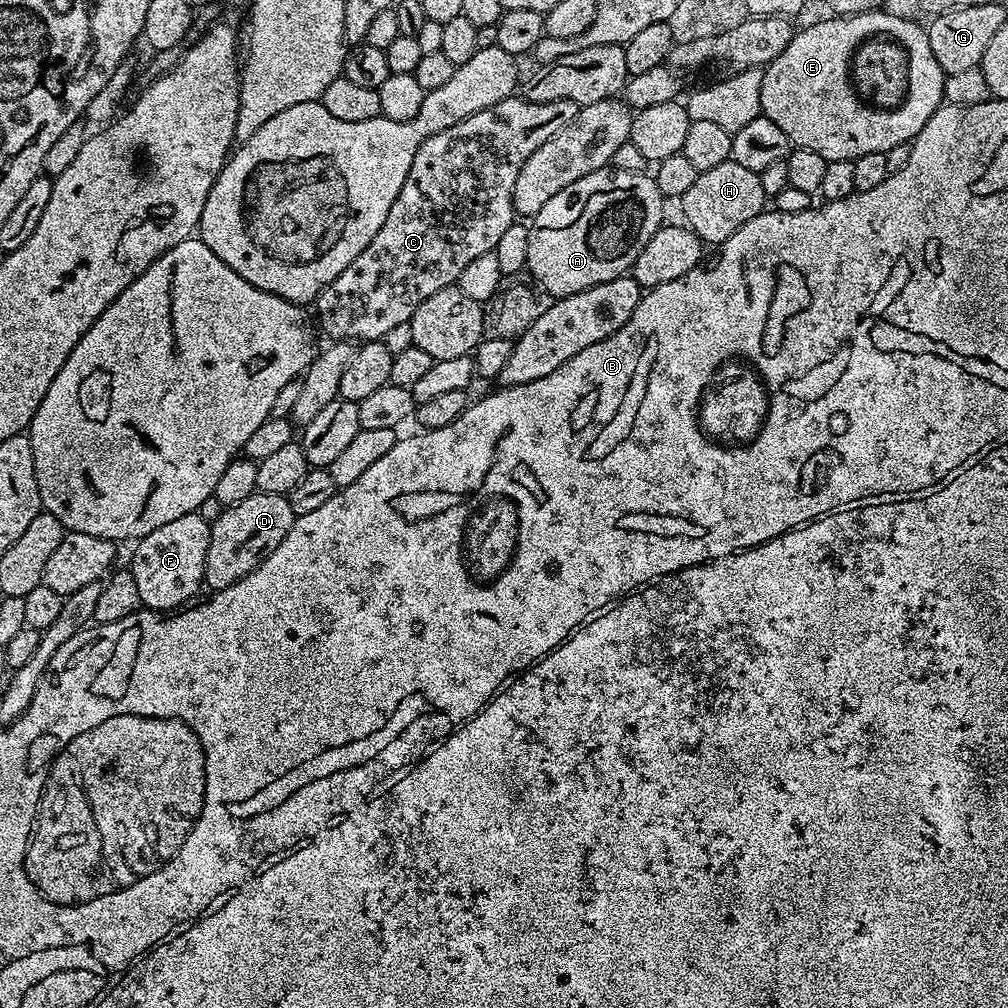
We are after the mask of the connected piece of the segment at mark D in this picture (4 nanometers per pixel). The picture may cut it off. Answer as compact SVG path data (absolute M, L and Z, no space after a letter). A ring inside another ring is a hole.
M257 490L242 502L224 509L217 520L211 521L210 550L206 550L204 584L212 592L222 590L250 574L271 554L278 542L290 534L297 516L287 496L266 494Z

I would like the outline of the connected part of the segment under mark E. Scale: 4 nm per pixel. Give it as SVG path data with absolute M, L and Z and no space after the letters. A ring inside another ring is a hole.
M883 10L874 12L863 12L853 16L832 16L828 20L820 20L817 24L812 24L809 28L804 28L793 35L790 46L778 54L764 68L762 78L762 98L760 99L760 111L782 134L786 134L789 145L806 150L814 150L814 154L822 154L822 158L829 160L856 160L862 154L878 154L879 152L891 153L892 148L899 144L907 145L930 122L930 118L940 109L940 105L945 103L944 98L944 77L946 73L942 66L938 66L938 58L934 58L934 50L930 50L930 38L925 25L916 20L898 18L894 14Z

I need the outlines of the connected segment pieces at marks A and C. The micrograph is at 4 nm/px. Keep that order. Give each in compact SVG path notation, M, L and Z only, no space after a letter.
M614 167L599 168L587 172L578 182L570 182L536 216L530 220L530 254L527 271L547 290L553 298L578 294L587 288L610 282L625 275L642 254L642 246L654 238L654 234L665 223L664 204L666 198L658 190L651 175Z
M513 94L486 110L478 110L474 115L468 116L462 122L446 130L437 131L433 136L426 137L420 144L418 154L414 154L414 162L406 174L406 182L402 182L402 190L398 190L398 198L394 198L394 206L390 206L390 214L386 214L386 222L382 222L382 230L374 234L374 242L370 242L370 246L366 246L366 250L362 250L362 254L358 254L358 258L354 258L354 262L350 262L350 266L346 266L346 270L342 270L342 274L338 274L338 278L334 278L334 282L326 285L316 297L314 309L316 308L317 314L320 315L321 325L319 324L319 327L322 332L322 327L324 327L325 334L332 336L328 338L336 342L383 340L386 334L390 334L390 330L394 330L394 326L406 324L414 314L414 310L418 310L418 306L422 306L422 302L426 302L430 294L438 294L438 290L453 287L458 274L462 274L462 270L468 263L478 258L478 254L493 251L498 246L498 238L502 238L502 233L506 231L506 226L510 226L517 219L516 210L512 207L512 195L514 194L514 182L518 182L520 167L526 162L526 158L530 158L530 154L534 154L534 150L538 150L542 142L558 134L558 130L562 130L562 126L572 121L577 111L578 105L572 100L530 102Z

